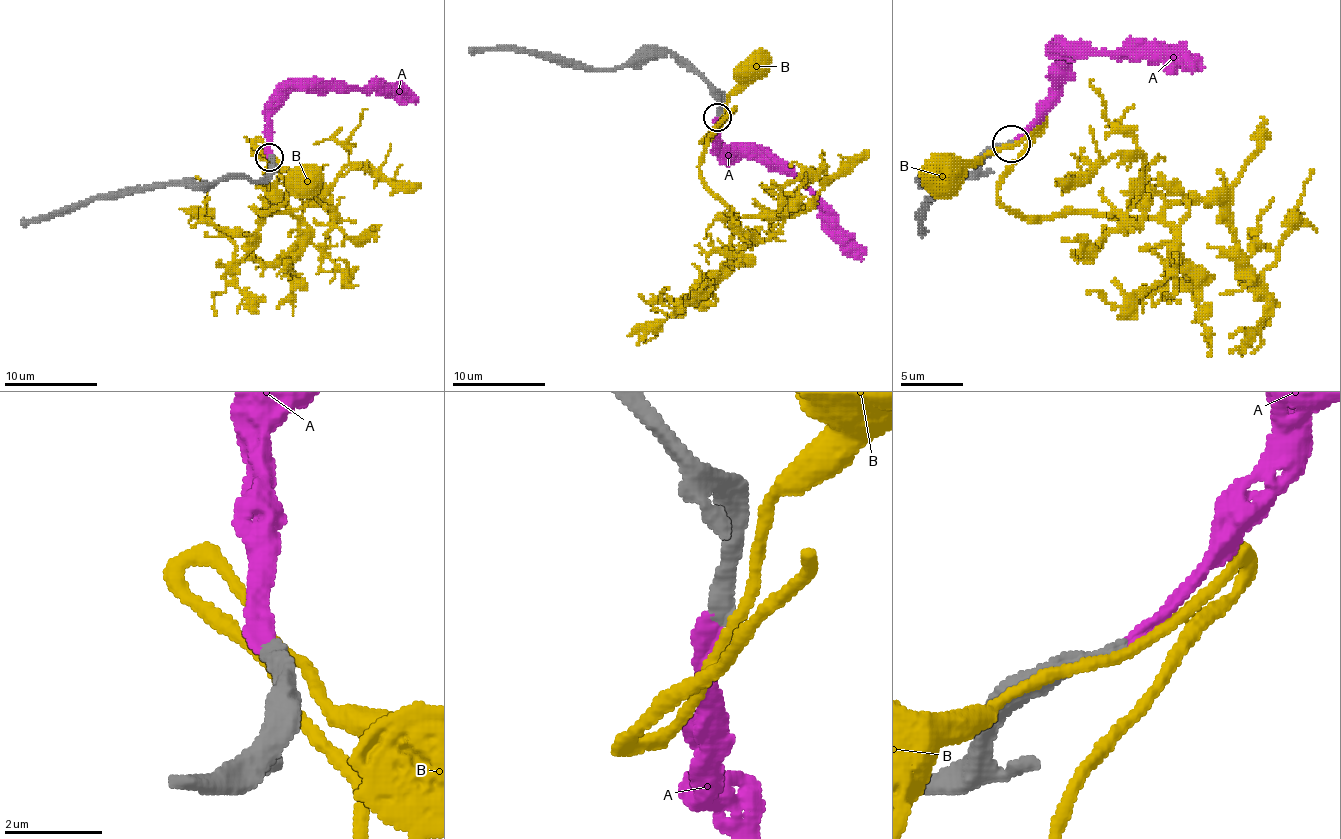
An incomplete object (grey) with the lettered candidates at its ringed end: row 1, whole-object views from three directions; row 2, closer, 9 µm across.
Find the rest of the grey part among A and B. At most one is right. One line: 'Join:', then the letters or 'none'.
Join: A

